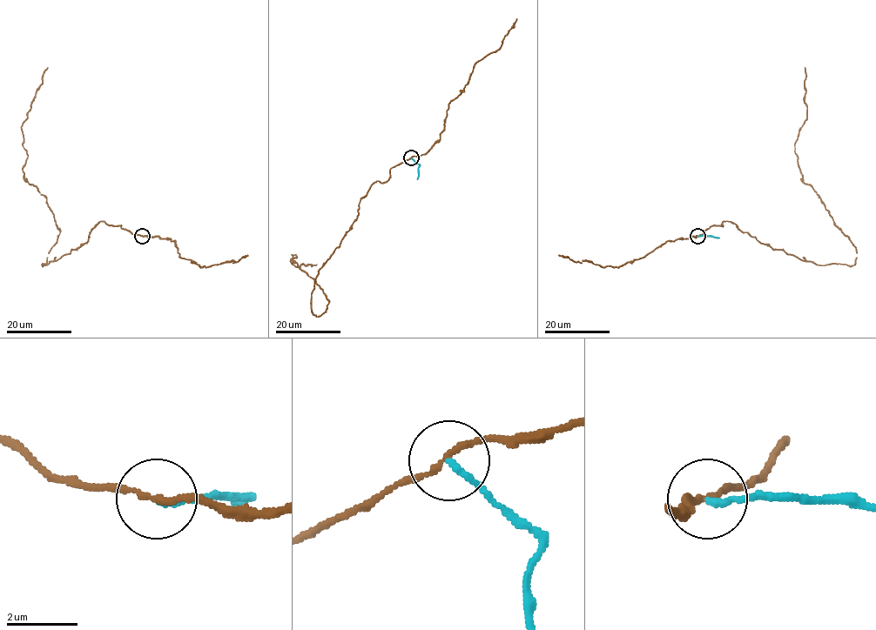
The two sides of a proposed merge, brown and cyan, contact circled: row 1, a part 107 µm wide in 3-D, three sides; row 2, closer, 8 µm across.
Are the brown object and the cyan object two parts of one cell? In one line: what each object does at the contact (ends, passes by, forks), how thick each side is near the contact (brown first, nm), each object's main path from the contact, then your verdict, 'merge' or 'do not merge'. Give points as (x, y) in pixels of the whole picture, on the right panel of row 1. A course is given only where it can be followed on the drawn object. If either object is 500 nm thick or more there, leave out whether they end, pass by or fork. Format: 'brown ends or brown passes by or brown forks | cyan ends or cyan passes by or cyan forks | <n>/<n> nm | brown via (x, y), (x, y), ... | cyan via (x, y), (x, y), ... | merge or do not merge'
brown passes by | cyan ends | 150/180 nm | brown via (697, 236), (727, 221), (803, 260), (855, 262), (855, 246), (799, 169), (794, 143), (806, 117), (805, 67) | cyan via (697, 236), (718, 237) | do not merge

